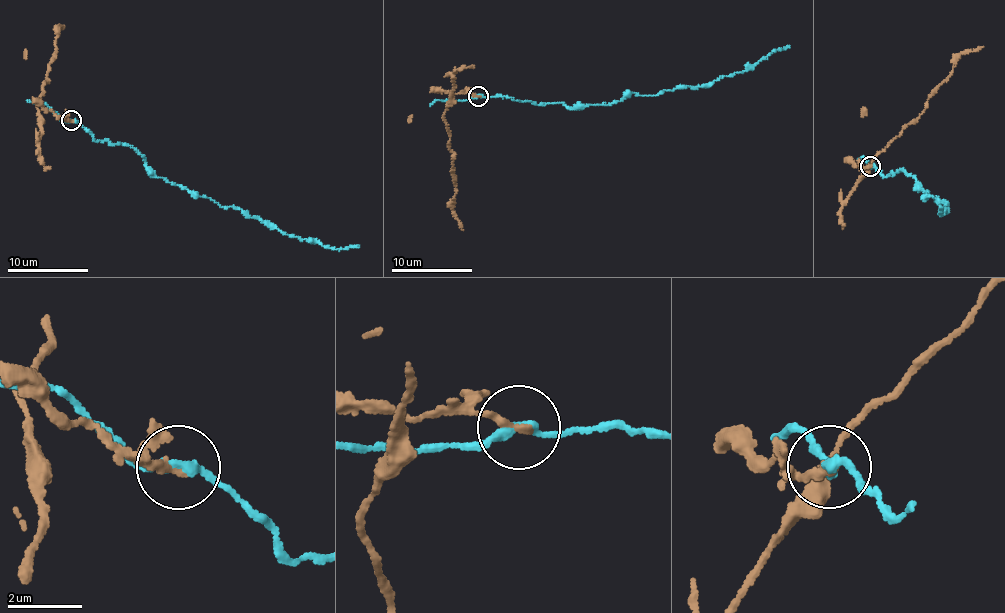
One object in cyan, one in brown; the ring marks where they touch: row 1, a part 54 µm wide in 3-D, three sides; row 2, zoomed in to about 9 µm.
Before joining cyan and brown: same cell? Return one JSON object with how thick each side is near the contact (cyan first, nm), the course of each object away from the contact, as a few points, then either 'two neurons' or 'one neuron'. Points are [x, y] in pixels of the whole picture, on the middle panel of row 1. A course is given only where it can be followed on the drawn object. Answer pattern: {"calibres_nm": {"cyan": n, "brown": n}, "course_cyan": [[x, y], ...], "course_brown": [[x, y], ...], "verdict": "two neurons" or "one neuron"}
{"calibres_nm": {"cyan": 240, "brown": 240}, "course_cyan": [[478, 96], [569, 108], [606, 105], [632, 92], [708, 87], [788, 46]], "course_brown": [[478, 96], [449, 92], [451, 97], [443, 115], [454, 167], [451, 175], [456, 191], [451, 206], [463, 230]], "verdict": "two neurons"}

